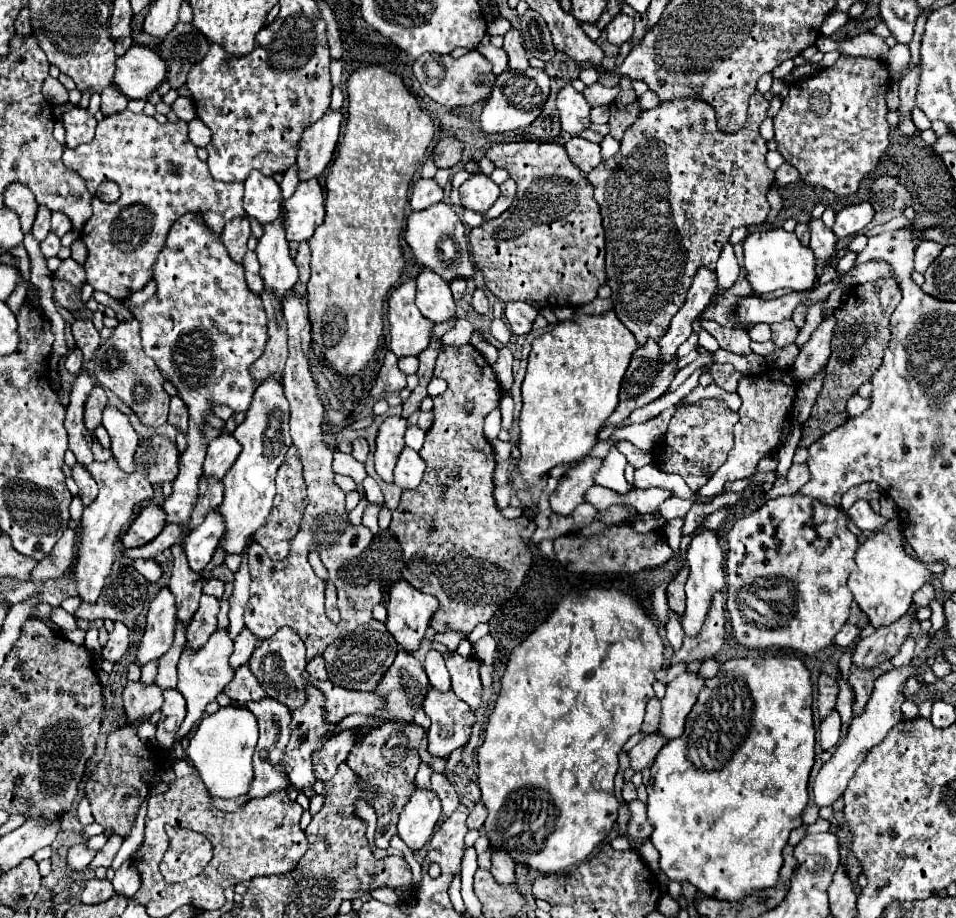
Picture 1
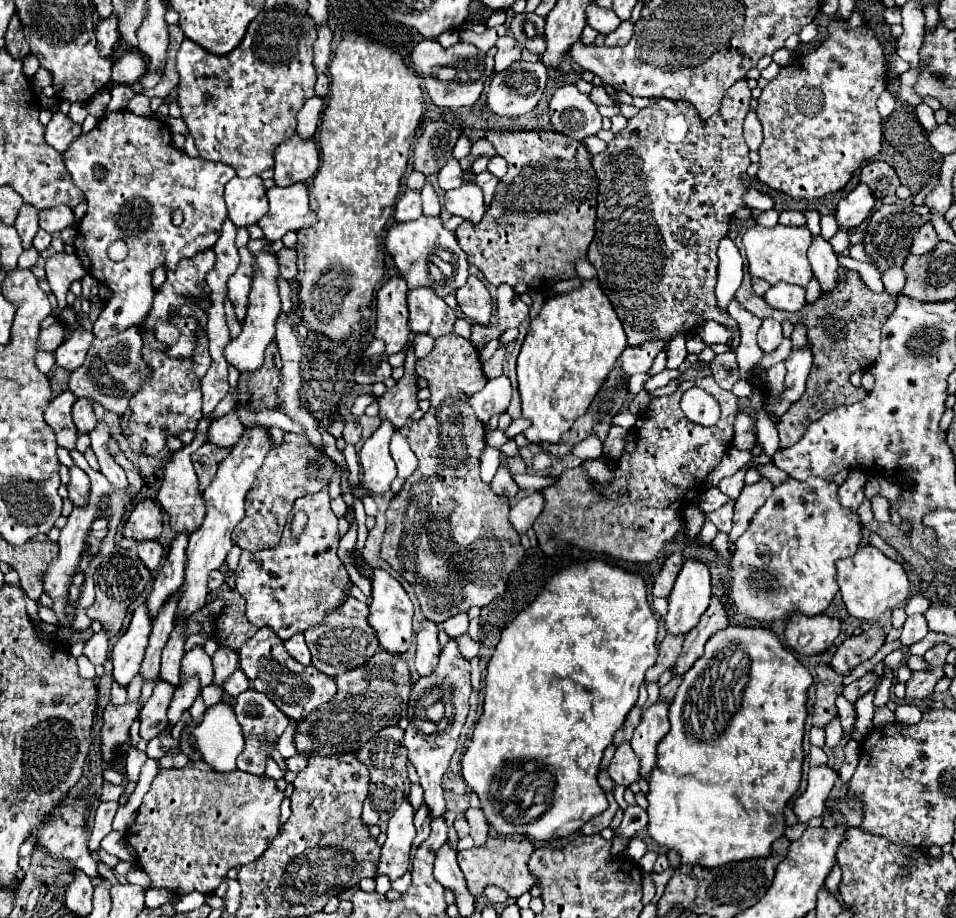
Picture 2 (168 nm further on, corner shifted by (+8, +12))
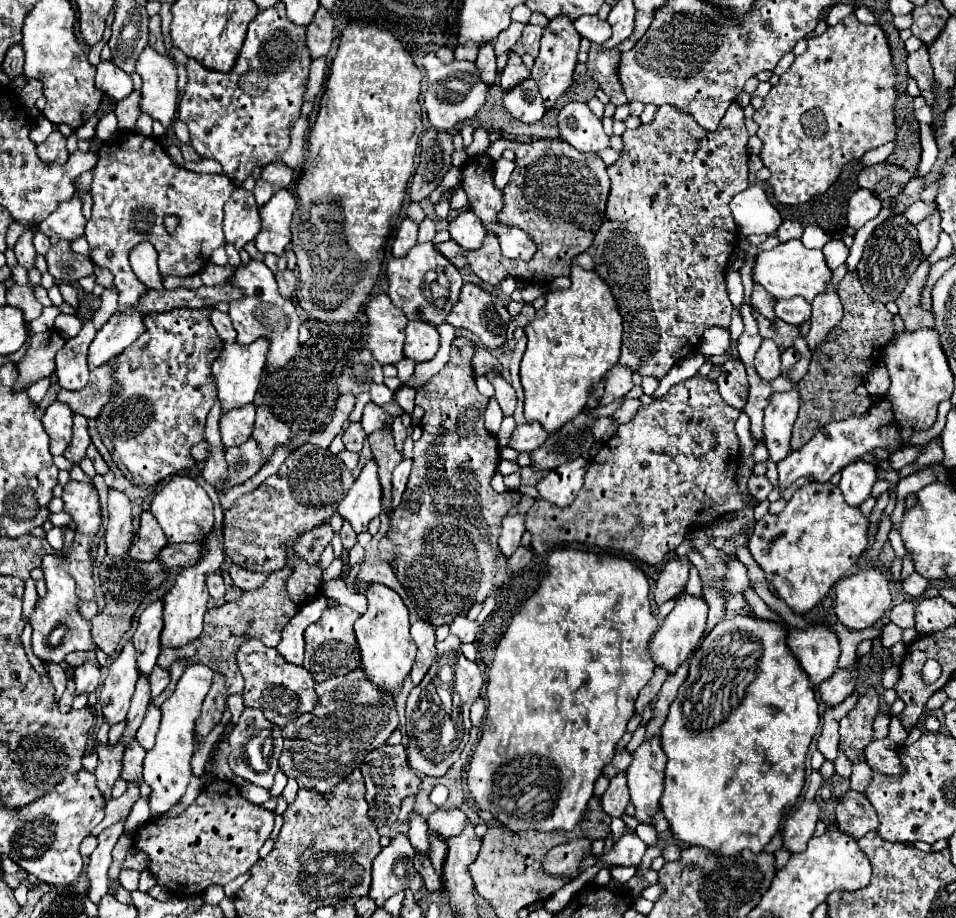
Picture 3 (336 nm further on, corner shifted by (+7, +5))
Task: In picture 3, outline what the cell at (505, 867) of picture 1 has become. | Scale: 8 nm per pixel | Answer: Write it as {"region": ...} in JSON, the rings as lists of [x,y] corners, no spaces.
{"region":[[[450,808],[450,810],[436,810],[428,816],[428,828],[432,832],[440,832],[440,836],[446,836],[446,838],[452,838],[456,834],[462,832],[462,828],[466,826],[466,814],[458,808]]]}

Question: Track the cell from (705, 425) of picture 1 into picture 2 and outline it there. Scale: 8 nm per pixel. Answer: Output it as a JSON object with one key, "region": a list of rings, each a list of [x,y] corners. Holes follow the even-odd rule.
{"region":[[[713,377],[683,381],[673,395],[655,397],[651,401],[651,407],[627,431],[625,451],[615,461],[615,479],[609,485],[601,485],[589,479],[581,467],[575,467],[575,469],[565,469],[561,473],[559,485],[543,489],[547,503],[545,503],[543,513],[533,523],[533,529],[539,539],[539,547],[547,553],[547,539],[559,539],[589,553],[605,553],[615,559],[637,561],[637,563],[653,561],[663,549],[663,545],[671,541],[683,525],[681,507],[685,507],[687,501],[683,499],[681,493],[677,493],[677,487],[681,491],[687,491],[687,489],[693,489],[693,487],[699,489],[705,485],[705,477],[719,465],[719,461],[725,457],[725,451],[729,449],[729,443],[733,441],[733,423],[735,423],[737,407],[739,407],[739,399],[731,391],[721,389],[713,381]],[[691,387],[701,387],[717,399],[717,403],[721,405],[721,419],[717,421],[717,425],[703,427],[699,423],[689,421],[683,415],[679,401],[681,401],[681,395]]]}

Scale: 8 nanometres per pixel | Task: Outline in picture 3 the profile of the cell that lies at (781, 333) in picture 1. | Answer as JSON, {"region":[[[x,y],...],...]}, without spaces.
{"region":[[[764,340],[760,350],[756,352],[756,360],[754,360],[756,372],[764,382],[772,382],[774,378],[778,378],[780,372],[780,350],[772,340]]]}

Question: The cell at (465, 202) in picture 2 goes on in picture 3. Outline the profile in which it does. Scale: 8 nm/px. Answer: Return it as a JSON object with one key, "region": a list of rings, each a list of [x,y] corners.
{"region":[[[462,210],[452,222],[450,222],[450,238],[460,244],[460,248],[464,250],[476,250],[480,248],[484,236],[486,236],[486,230],[484,226],[480,224],[480,220],[476,220],[474,212],[470,210]]]}

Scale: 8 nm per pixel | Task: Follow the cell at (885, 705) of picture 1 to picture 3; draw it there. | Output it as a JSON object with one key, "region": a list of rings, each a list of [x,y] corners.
{"region":[[[802,802],[800,808],[784,822],[782,848],[786,848],[790,854],[804,852],[808,840],[814,834],[818,814],[820,814],[820,806],[816,802]]]}

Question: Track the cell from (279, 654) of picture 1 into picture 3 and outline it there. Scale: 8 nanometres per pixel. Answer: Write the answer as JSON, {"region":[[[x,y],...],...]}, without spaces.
{"region":[[[246,640],[236,652],[236,660],[238,670],[246,682],[242,692],[244,704],[262,710],[272,724],[284,728],[288,722],[296,720],[300,714],[310,712],[316,706],[316,682],[312,680],[310,672],[306,672],[306,668],[302,666],[288,664],[276,648],[264,646],[260,640]]]}

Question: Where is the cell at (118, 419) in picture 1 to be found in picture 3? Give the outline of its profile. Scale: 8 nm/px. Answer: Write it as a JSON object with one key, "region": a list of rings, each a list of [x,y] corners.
{"region":[[[118,490],[108,492],[108,532],[106,552],[110,556],[124,556],[130,550],[134,526],[132,526],[132,504],[128,496]]]}

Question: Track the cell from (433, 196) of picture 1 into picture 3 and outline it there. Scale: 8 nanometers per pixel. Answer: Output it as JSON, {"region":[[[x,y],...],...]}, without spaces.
{"region":[[[406,218],[400,224],[400,228],[396,230],[396,240],[394,240],[394,246],[392,246],[392,254],[396,258],[406,256],[410,252],[412,244],[416,244],[416,234],[418,234],[418,226],[410,218]]]}

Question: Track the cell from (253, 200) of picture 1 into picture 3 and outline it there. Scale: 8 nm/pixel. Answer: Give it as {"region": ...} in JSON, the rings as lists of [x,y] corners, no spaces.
{"region":[[[236,188],[224,206],[224,236],[226,244],[242,250],[260,232],[260,214],[254,194],[246,188]]]}

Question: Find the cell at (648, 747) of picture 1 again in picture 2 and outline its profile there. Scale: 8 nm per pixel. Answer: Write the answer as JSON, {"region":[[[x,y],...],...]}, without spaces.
{"region":[[[629,741],[617,747],[609,765],[609,775],[615,783],[621,783],[625,787],[639,779],[639,759],[635,757],[635,751],[631,749]]]}

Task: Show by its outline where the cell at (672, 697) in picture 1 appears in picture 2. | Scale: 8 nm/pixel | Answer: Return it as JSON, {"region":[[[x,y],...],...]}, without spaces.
{"region":[[[659,697],[645,713],[639,727],[633,733],[631,747],[641,757],[641,777],[649,777],[649,771],[655,767],[655,749],[657,743],[669,731],[669,705],[671,701]]]}

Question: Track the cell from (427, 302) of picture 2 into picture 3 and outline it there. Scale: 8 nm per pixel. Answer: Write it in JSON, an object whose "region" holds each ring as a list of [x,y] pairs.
{"region":[[[408,322],[406,340],[404,340],[404,356],[414,362],[428,362],[434,358],[440,346],[438,330],[426,322]]]}

